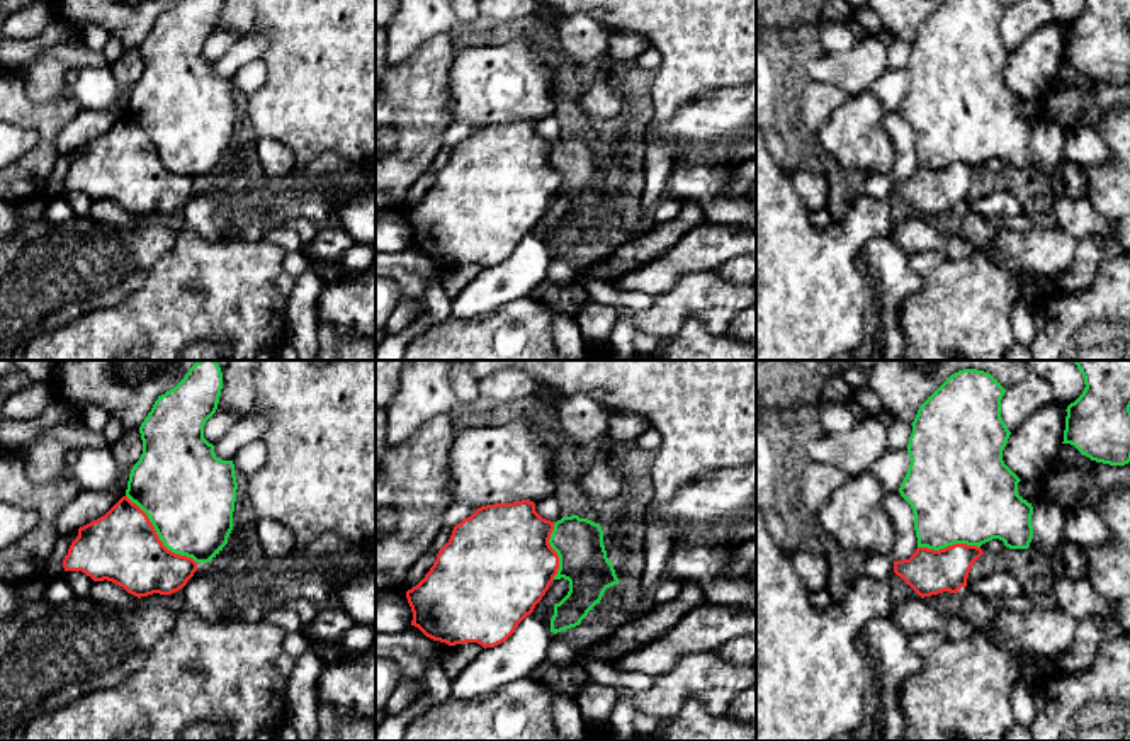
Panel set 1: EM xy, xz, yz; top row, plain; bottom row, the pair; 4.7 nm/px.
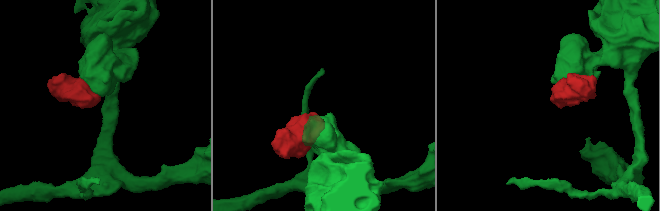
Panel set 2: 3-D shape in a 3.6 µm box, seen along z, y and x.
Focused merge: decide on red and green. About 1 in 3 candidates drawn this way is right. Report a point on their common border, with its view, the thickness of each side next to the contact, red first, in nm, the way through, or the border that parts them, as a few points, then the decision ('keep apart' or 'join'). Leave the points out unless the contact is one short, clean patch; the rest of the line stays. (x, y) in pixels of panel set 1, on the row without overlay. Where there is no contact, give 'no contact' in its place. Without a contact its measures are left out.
xy (157, 155) | 340/440 nm | keep apart

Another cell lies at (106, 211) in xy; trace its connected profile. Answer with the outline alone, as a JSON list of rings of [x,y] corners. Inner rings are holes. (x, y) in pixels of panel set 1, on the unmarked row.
[[[107,199],[93,201],[88,218],[117,228],[139,226],[138,216],[127,212],[122,206]]]

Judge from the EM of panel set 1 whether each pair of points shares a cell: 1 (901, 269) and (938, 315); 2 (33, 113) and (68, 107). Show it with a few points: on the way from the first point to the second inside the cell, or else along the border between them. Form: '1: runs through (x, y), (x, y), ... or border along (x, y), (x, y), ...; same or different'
1: border along (909, 255), (923, 286), (904, 301), (898, 323); different
2: runs through (41, 113), (60, 113); same

